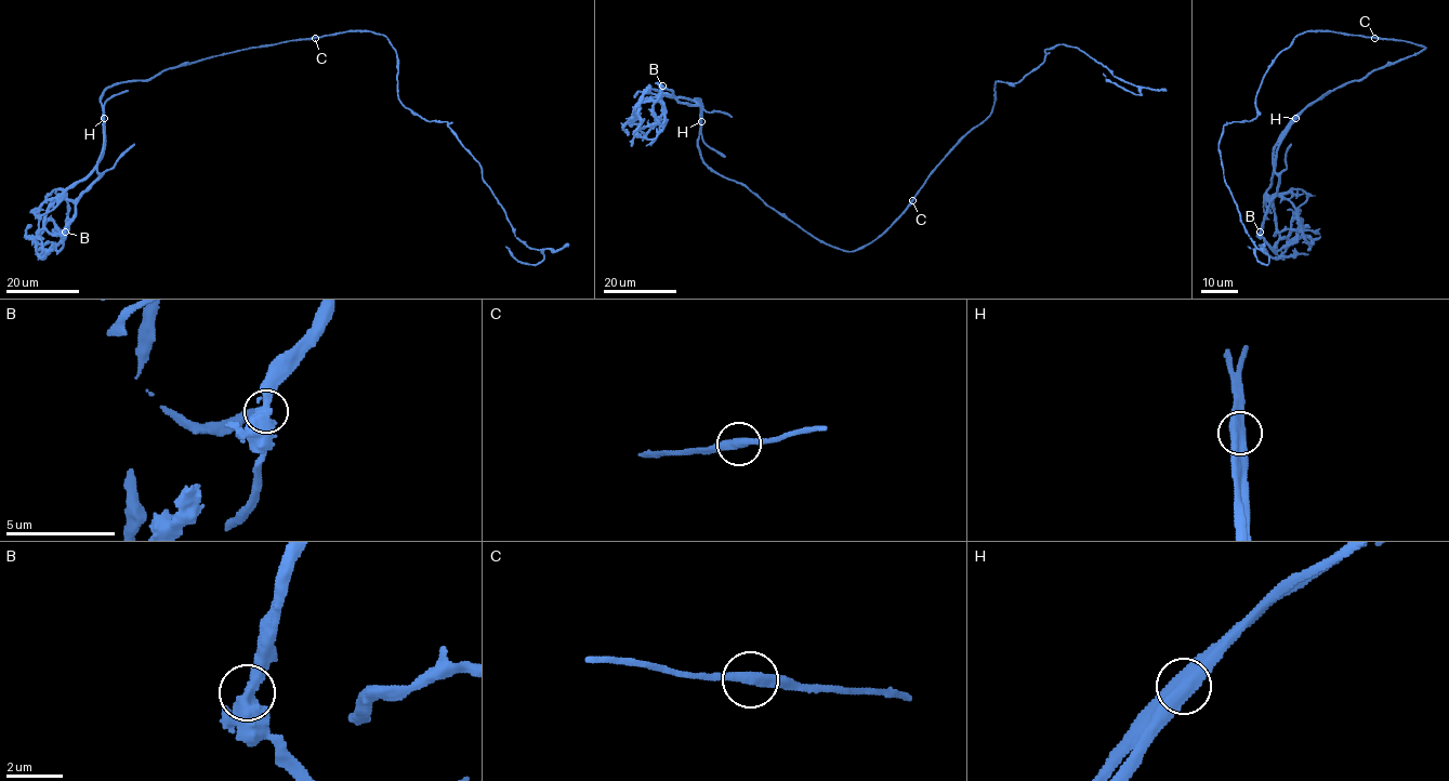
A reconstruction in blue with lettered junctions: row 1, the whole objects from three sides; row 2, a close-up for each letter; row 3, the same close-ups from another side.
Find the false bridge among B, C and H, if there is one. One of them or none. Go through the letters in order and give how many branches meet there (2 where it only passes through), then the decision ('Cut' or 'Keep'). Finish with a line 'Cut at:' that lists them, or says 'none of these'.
B: Branches: 2. Keep
C: Branches: 2. Keep
H: Branches: 2. Cut
Cut at: H

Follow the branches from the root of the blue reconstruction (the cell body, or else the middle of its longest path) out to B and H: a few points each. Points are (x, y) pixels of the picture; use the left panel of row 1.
B: (305, 39), (209, 57), (149, 80), (108, 87), (101, 96), (104, 149), (99, 176), (77, 202), (65, 232)
H: (305, 39), (180, 64), (149, 80), (114, 83), (101, 96), (103, 117)

